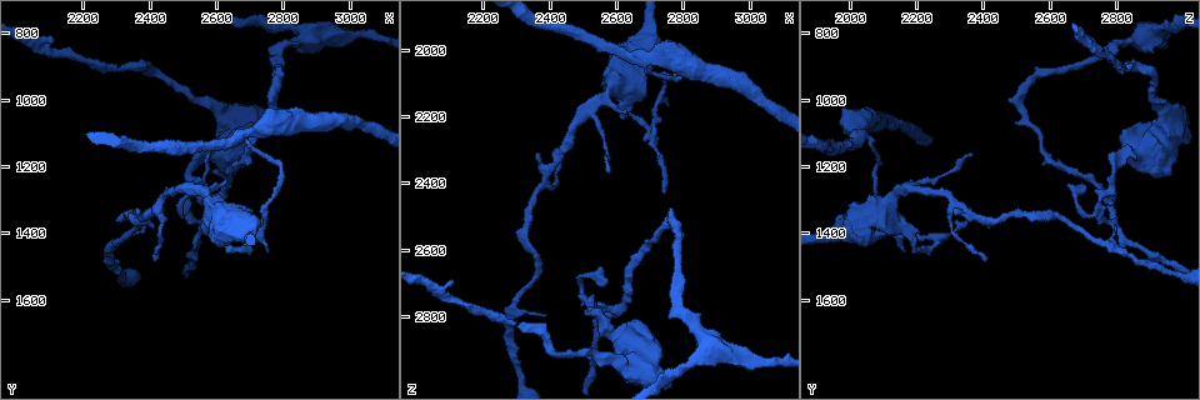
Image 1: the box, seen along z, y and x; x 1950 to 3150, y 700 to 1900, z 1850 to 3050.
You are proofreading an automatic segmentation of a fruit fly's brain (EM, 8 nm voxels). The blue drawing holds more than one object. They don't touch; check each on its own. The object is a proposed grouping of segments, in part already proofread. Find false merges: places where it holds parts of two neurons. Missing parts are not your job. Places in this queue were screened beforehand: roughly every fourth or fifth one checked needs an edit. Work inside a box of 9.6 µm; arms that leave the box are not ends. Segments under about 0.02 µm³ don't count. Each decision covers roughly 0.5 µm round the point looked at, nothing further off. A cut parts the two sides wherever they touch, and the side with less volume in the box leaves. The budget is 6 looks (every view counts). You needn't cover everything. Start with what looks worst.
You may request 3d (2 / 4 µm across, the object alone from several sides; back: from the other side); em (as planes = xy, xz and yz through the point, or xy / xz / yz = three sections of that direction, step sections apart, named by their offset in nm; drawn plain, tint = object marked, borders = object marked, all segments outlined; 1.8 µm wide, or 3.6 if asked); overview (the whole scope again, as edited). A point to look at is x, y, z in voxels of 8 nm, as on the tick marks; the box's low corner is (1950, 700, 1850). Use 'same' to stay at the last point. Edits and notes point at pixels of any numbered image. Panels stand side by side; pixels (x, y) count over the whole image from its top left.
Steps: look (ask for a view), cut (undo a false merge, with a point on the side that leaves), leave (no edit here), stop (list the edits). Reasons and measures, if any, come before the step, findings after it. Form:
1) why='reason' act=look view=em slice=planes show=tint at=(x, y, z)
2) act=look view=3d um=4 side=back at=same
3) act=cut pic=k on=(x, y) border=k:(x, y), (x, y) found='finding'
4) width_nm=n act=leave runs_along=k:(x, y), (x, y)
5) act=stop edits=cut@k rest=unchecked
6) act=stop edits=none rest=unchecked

why='three arms meet' act=look view=3d um=2 at=(2680, 1100, 2040)

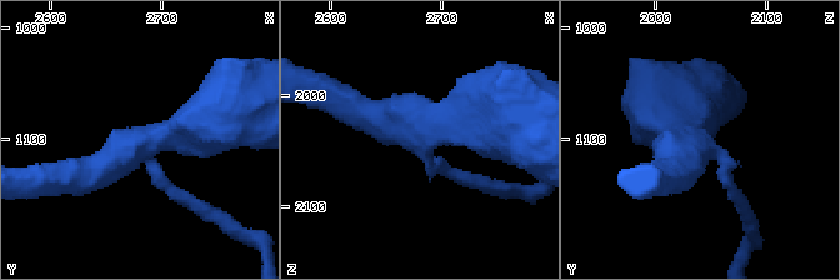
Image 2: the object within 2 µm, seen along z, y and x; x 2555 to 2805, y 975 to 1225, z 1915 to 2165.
arms=3 why='need the tissue' act=look view=em slice=xz step=16 show=tint at=(2686, 1102, 2040)

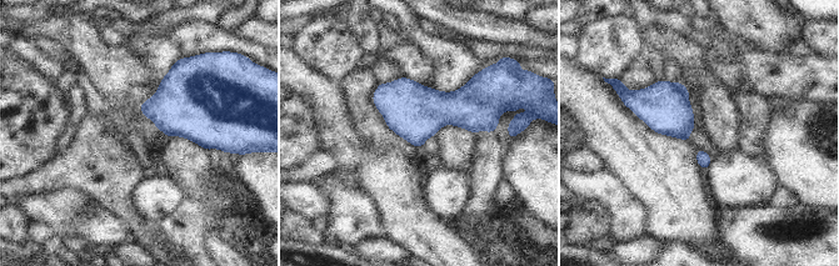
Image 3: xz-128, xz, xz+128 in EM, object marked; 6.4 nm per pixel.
why='another direction' act=look view=em slice=planes show=tint at=same

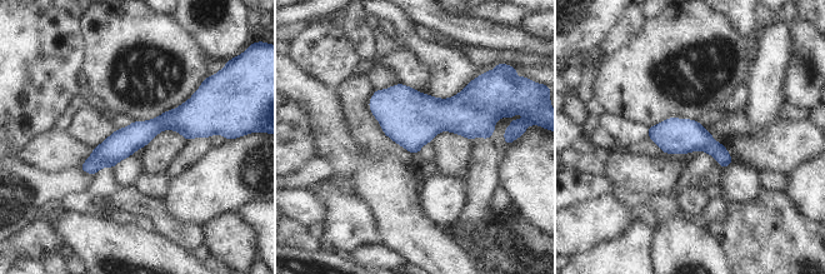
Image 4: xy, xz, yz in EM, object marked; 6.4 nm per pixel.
act=leave found='continuous, no second neuron'

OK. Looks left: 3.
why='closes a loop' act=look view=3d um=4 at=(2610, 1370, 2140)

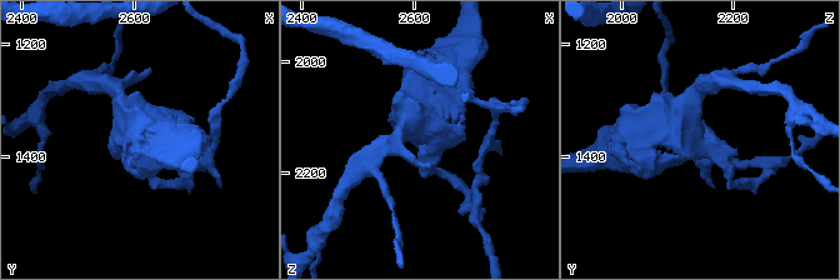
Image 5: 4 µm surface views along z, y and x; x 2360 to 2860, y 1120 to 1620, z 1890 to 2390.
act=look view=em slice=planes show=plain at=(2615, 1360, 2135)

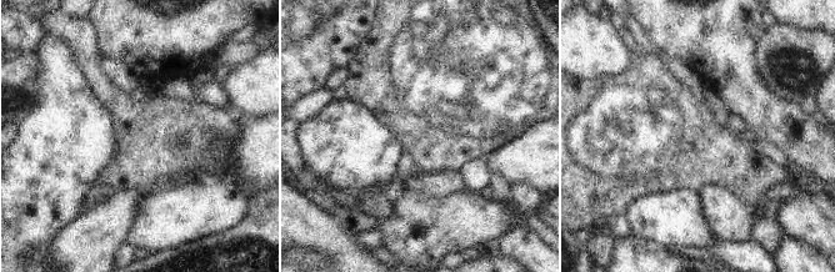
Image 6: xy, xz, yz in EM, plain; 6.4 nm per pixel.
why='where the object lies' act=look view=em slice=planes show=tint at=same

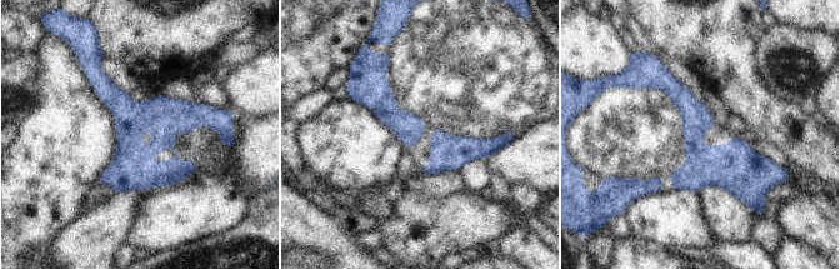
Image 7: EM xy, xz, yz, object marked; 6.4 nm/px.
width_nm=180 act=leave runs_along=7:(661, 71), (743, 197) found='all the same neuron'

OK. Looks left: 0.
act=stop edits=none rest=unchecked

